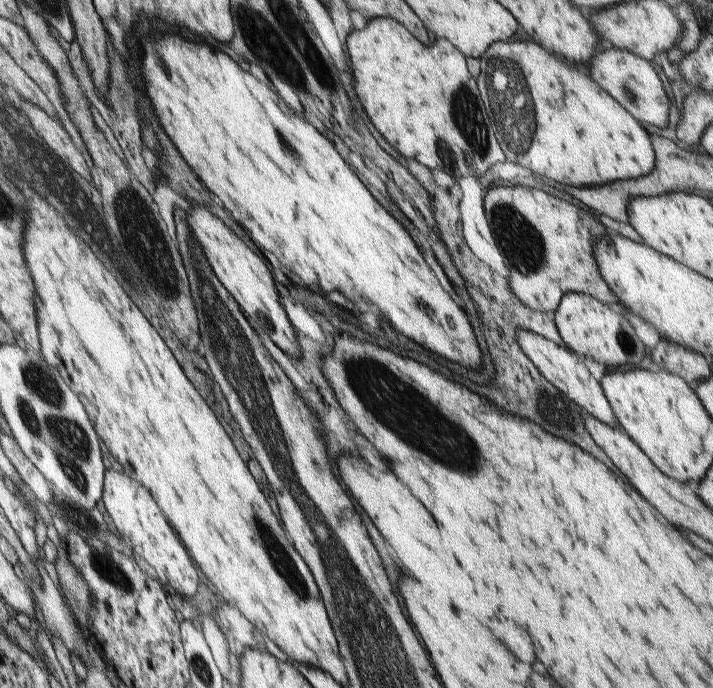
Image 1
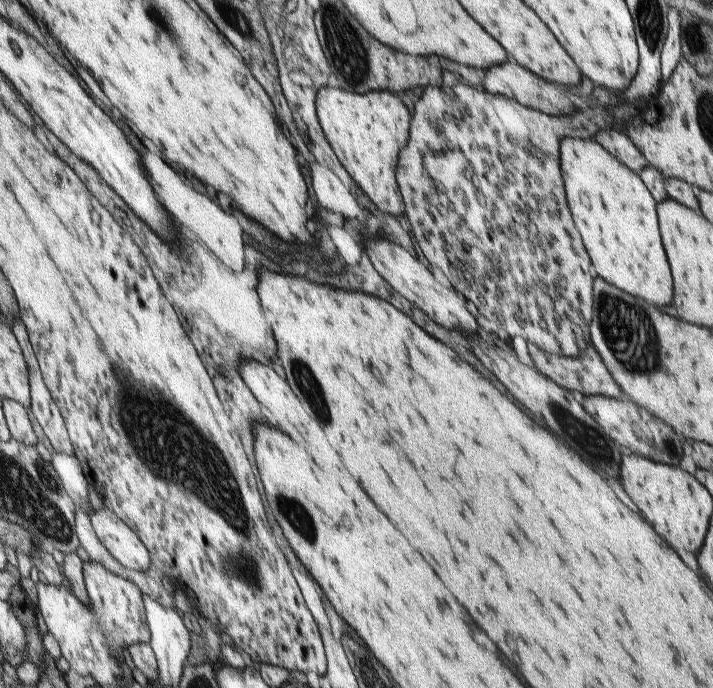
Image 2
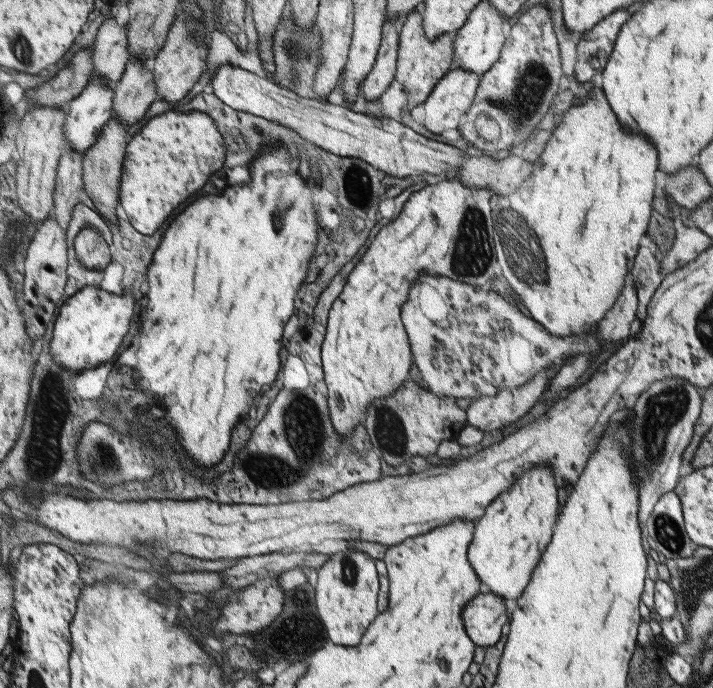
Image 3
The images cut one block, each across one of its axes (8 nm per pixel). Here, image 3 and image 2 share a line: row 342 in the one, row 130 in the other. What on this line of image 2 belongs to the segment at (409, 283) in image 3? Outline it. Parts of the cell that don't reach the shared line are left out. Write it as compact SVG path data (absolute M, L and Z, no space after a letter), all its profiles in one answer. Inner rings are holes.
M322 87L315 96L317 117L324 131L326 140L347 173L362 189L362 192L376 205L376 208L385 215L398 217L405 213L403 196L397 185L395 170L397 169L399 152L408 142L408 122L410 112L400 102L398 96L390 91L370 91L369 93L354 93L344 89Z

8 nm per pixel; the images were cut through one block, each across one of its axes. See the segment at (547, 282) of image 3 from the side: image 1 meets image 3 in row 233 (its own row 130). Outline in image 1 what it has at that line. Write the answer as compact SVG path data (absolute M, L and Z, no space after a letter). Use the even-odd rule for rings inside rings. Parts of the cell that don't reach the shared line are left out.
M532 40L497 42L487 54L490 56L479 58L482 70L478 84L482 84L482 88L492 88L493 84L498 92L506 90L505 96L494 90L494 104L491 106L500 110L507 150L519 160L523 172L559 187L590 188L641 179L654 170L655 148L652 148L648 132L638 124L637 117L629 109L618 104L597 82L592 82L576 68L562 64L556 60L556 55L552 56Z

